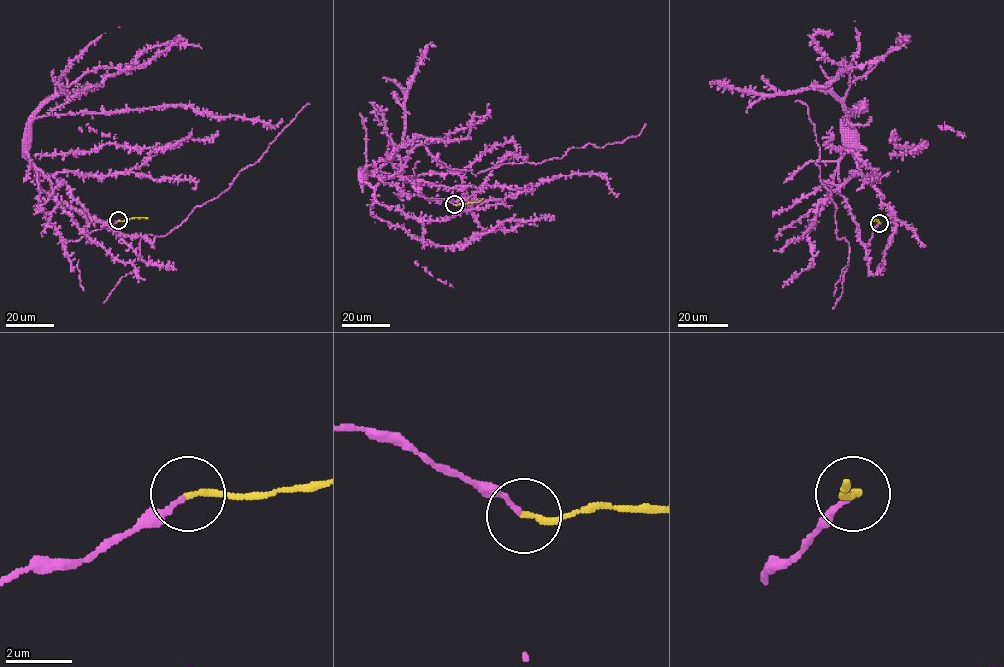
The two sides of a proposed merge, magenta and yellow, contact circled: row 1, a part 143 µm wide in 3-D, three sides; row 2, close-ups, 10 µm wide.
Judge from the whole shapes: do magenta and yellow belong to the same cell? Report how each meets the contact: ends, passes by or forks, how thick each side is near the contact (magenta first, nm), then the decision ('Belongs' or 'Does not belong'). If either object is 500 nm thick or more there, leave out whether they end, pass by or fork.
At the ring magenta ends. At the ring yellow ends. Thickness 140 nm (magenta) against 180 nm. Belongs

